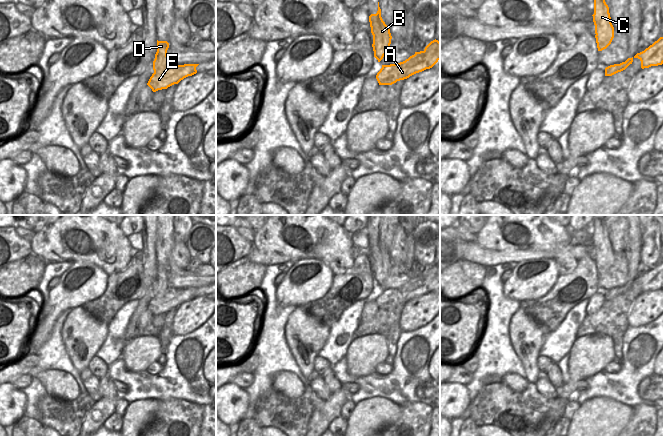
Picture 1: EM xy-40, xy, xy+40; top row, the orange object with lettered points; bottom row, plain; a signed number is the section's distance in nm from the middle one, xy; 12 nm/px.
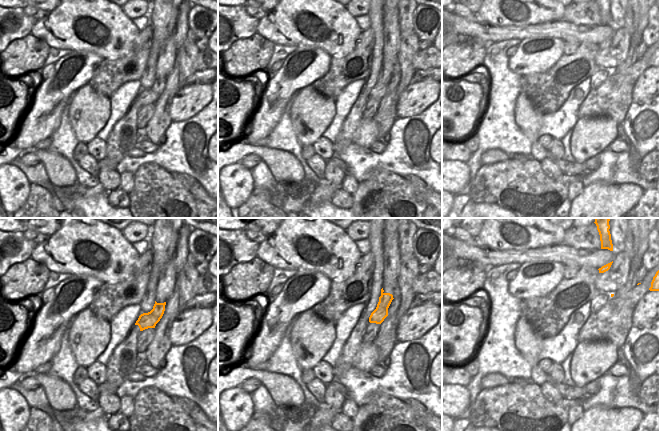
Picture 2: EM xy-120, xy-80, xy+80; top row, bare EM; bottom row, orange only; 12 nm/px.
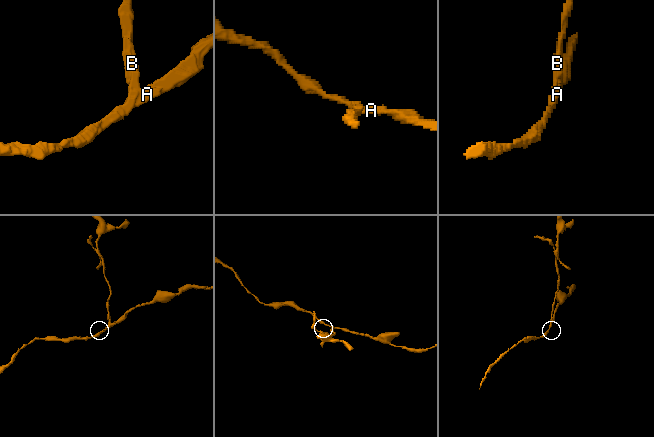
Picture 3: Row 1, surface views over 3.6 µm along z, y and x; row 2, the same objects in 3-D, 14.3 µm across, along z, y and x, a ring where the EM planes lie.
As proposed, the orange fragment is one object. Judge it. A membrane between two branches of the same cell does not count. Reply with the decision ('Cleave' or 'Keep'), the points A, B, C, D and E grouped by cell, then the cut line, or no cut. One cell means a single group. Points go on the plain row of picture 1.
Cleave. Groups: A E / B C D. Split along xy-40 (169, 287), (164, 291), (158, 291), (154, 295)

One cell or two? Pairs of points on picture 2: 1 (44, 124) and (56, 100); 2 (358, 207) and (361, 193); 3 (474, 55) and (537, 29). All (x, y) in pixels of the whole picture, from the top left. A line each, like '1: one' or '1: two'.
1: one
2: one
3: two

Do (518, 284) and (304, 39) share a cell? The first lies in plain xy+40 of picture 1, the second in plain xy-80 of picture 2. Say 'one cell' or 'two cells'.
two cells

